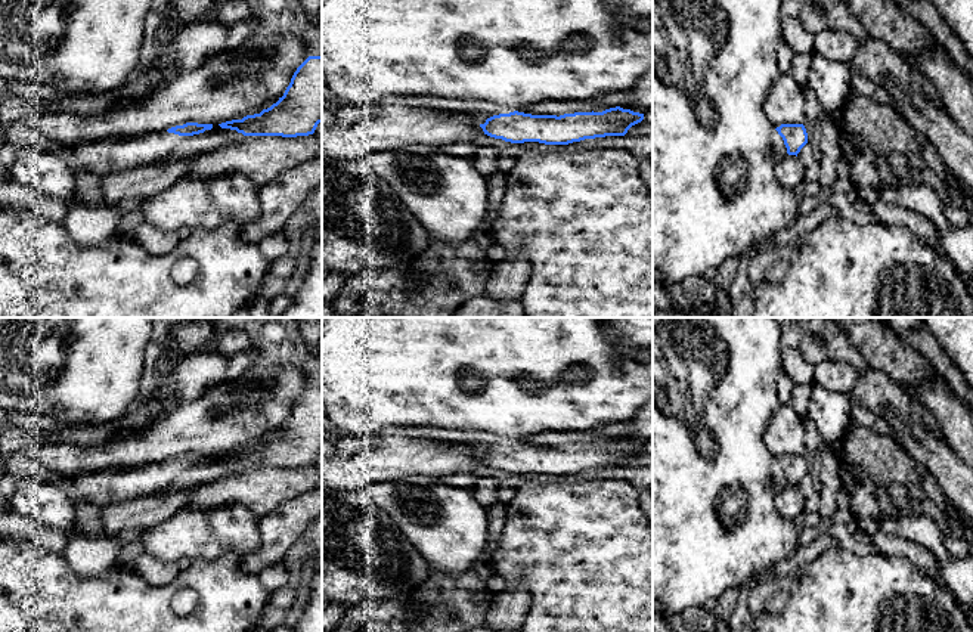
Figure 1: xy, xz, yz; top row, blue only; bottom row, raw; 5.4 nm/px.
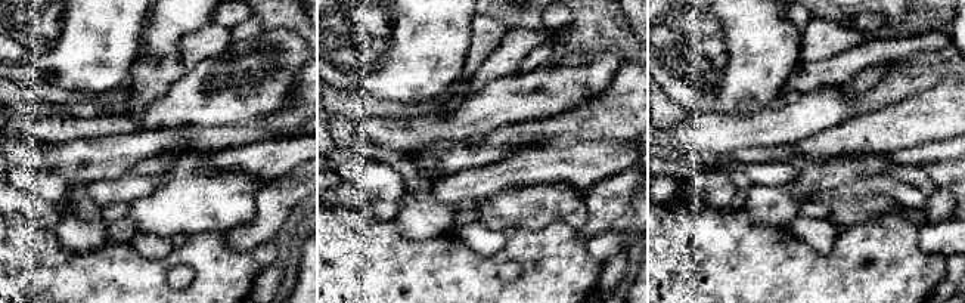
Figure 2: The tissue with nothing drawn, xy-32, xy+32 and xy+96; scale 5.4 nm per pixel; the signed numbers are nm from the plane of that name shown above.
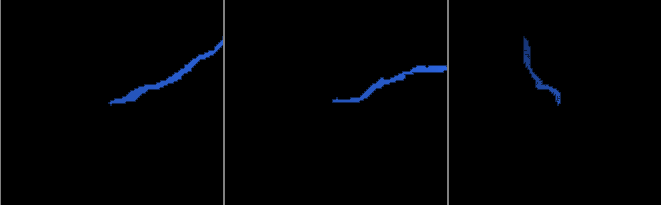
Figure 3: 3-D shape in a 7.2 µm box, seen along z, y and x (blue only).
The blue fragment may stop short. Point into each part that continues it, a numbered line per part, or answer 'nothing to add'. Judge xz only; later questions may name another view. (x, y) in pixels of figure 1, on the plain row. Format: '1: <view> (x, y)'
1: xz (612, 430)

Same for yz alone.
1: yz (778, 479)

